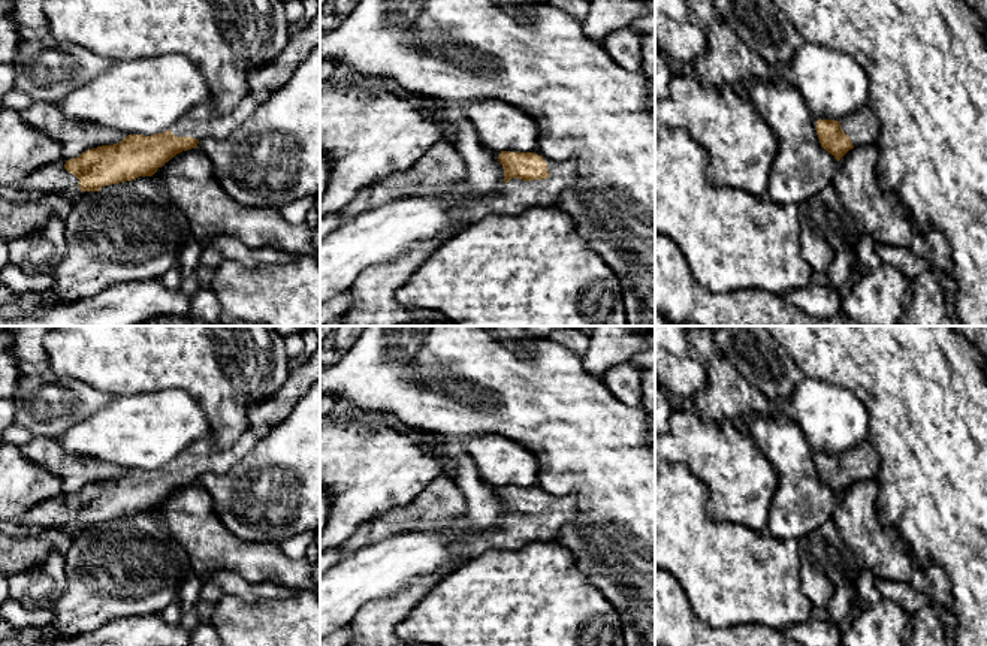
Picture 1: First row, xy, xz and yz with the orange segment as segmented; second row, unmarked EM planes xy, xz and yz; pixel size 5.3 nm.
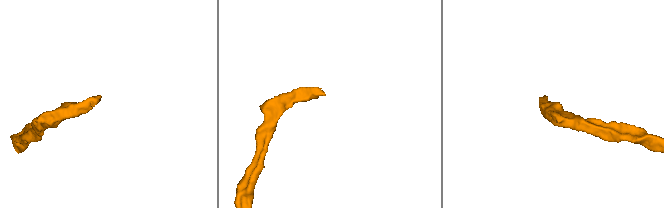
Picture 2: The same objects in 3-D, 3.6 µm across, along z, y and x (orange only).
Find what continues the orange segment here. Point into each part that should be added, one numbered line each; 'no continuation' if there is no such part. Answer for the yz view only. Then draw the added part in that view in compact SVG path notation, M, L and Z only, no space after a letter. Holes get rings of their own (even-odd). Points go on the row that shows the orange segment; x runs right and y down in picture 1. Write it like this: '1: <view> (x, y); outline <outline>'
1: yz (862, 127); outline M867 106L843 118L840 129L849 136L854 147L875 144L879 136L876 117Z

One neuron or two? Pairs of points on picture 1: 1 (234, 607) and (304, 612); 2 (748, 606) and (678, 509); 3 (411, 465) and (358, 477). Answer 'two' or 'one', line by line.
1: one
2: one
3: one

